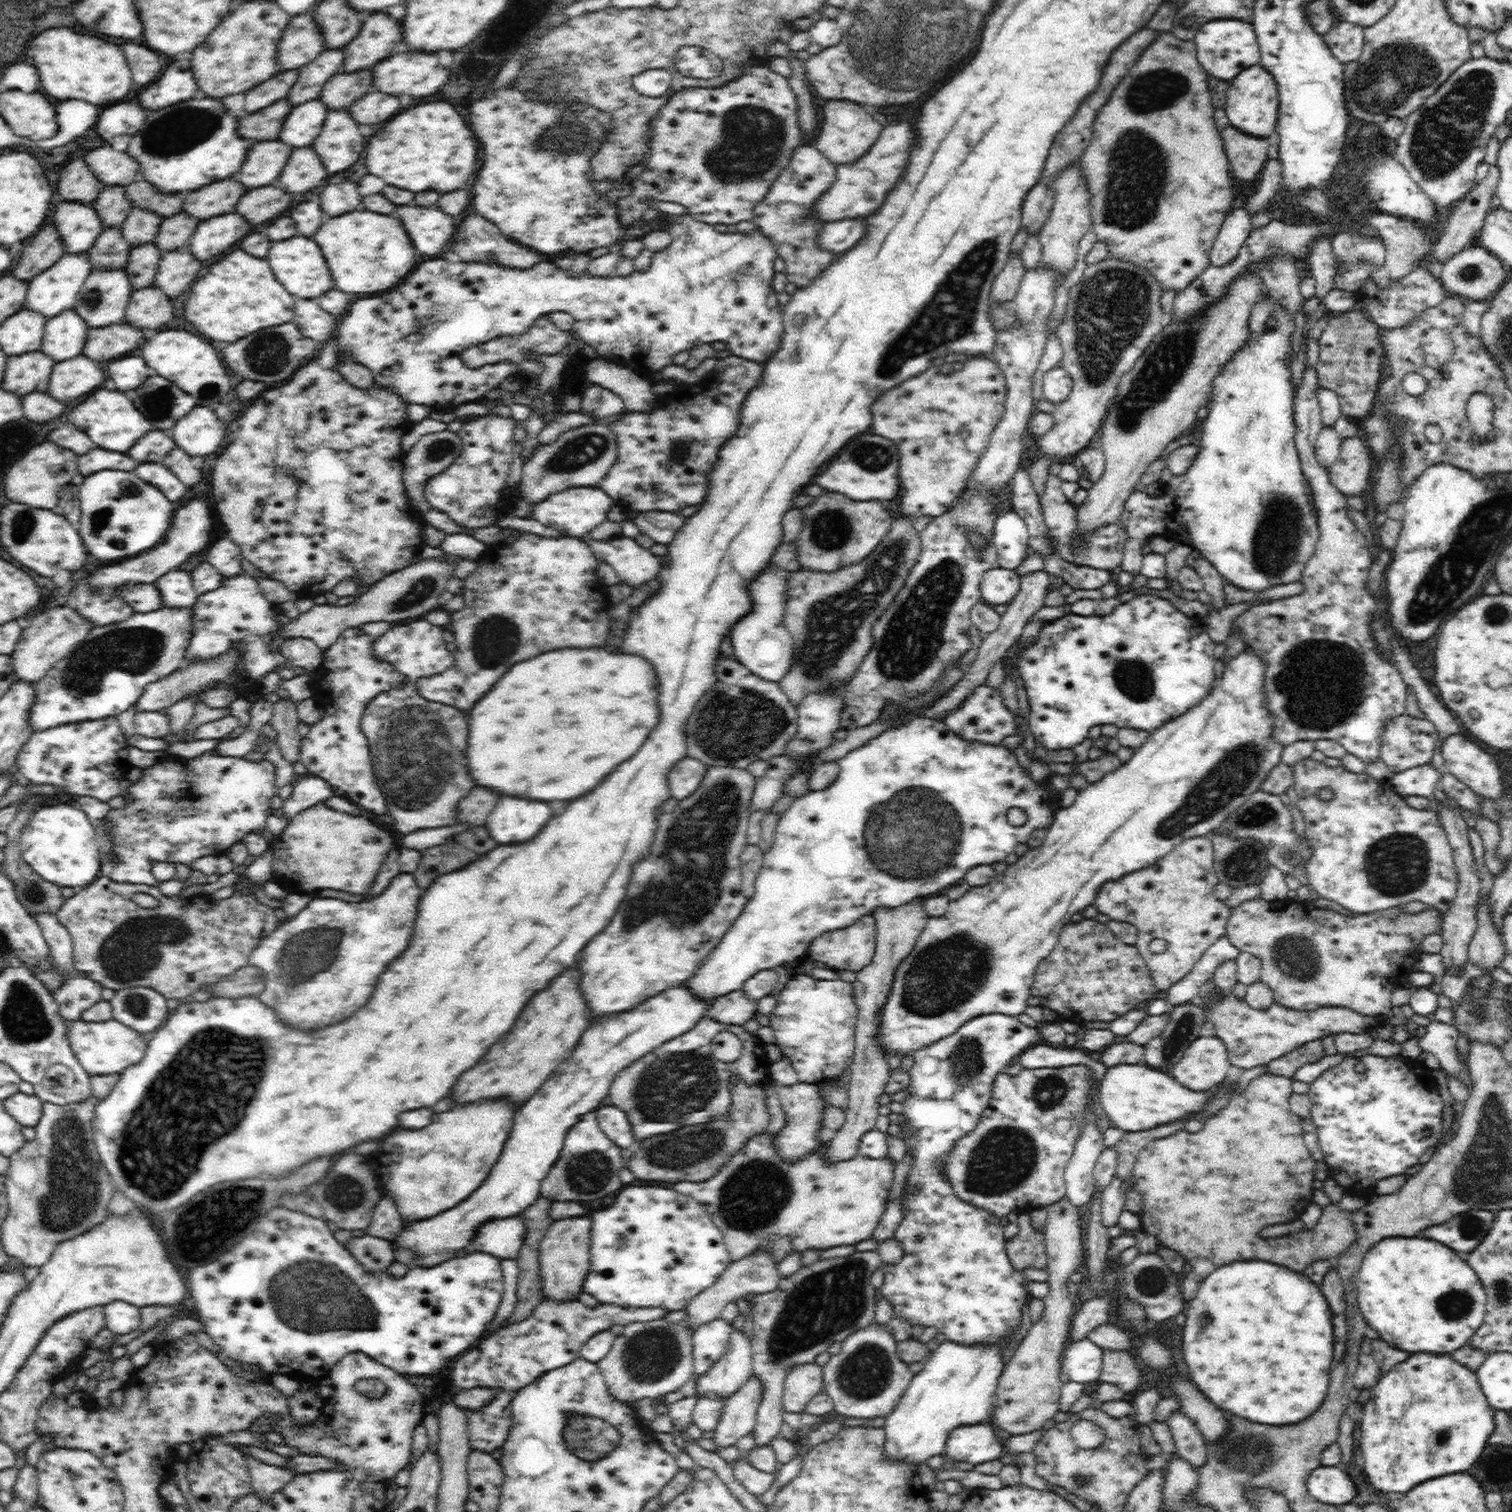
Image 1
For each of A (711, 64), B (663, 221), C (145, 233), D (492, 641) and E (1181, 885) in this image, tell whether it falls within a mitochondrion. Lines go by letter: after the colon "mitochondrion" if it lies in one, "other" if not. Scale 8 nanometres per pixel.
A: other
B: other
C: mitochondrion
D: mitochondrion
E: other

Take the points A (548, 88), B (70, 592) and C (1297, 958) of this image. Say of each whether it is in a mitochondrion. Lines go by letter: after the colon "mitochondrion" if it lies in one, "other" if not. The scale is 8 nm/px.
A: mitochondrion
B: other
C: mitochondrion

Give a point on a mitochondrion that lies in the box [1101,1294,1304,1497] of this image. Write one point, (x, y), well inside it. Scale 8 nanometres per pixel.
(1250, 1453)

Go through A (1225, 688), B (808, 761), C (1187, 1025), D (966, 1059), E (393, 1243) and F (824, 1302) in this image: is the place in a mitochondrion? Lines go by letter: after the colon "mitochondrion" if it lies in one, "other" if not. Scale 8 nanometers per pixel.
A: other
B: other
C: mitochondrion
D: mitochondrion
E: other
F: mitochondrion

